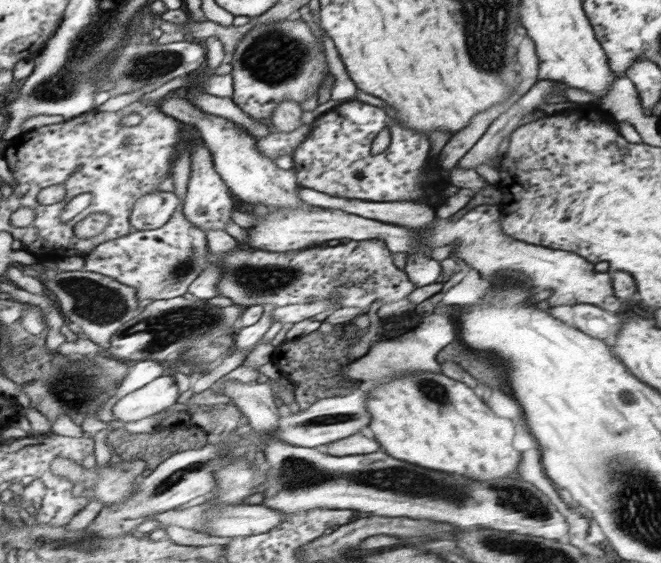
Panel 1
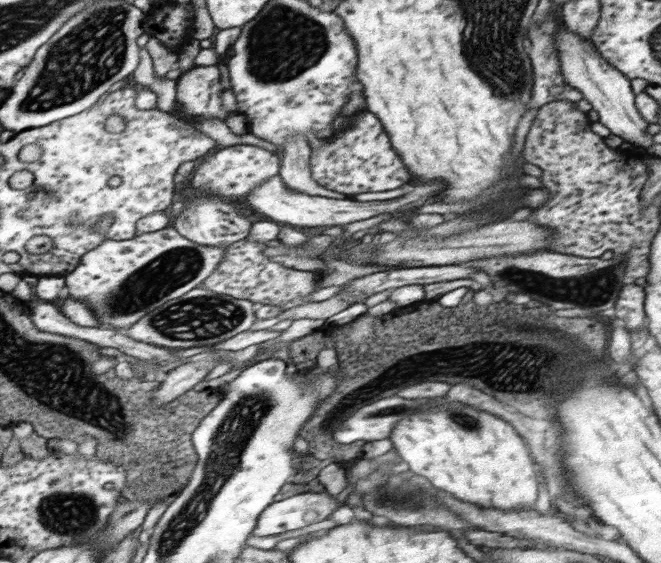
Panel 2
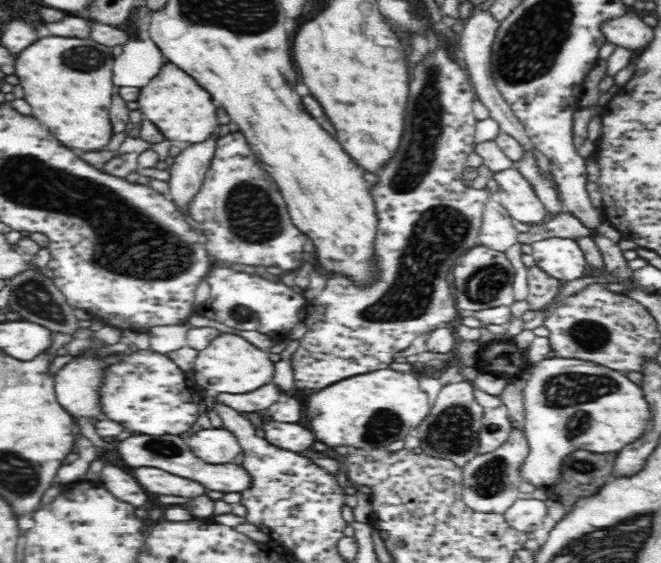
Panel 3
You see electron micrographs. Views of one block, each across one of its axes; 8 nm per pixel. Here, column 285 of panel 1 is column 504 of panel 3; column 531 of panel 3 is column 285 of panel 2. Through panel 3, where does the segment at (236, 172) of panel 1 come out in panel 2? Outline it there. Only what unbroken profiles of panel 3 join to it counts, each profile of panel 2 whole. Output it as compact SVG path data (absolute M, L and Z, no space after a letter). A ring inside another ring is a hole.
M281 177L267 179L267 182L259 183L259 187L251 190L247 195L247 206L250 206L258 212L259 215L267 216L270 221L282 222L285 225L293 227L315 227L315 226L341 226L348 222L357 222L363 220L368 215L379 214L382 212L395 212L421 206L427 198L435 196L441 192L445 186L441 186L441 181L431 180L425 183L419 183L412 187L404 195L397 198L383 201L359 202L354 198L334 198L333 196L309 196L299 191L288 189Z

